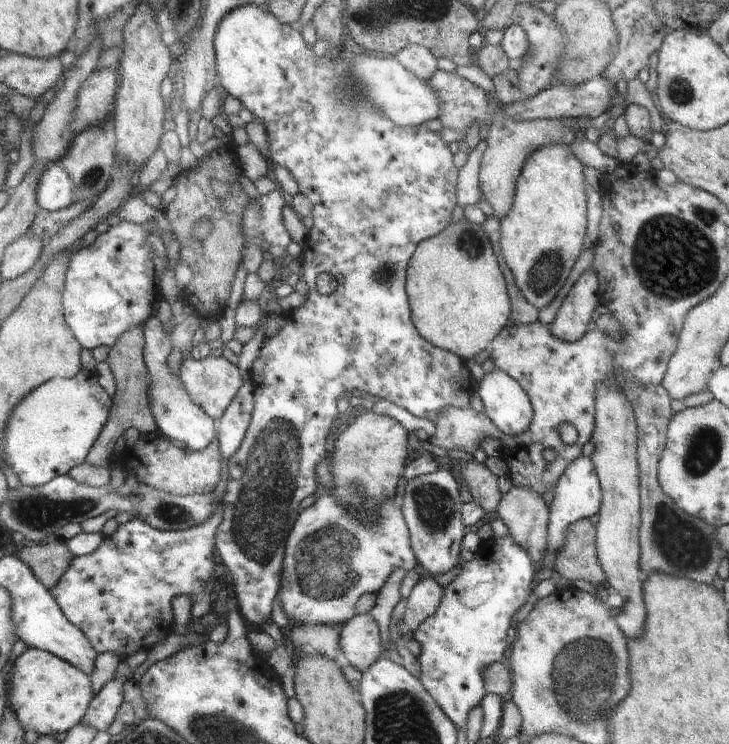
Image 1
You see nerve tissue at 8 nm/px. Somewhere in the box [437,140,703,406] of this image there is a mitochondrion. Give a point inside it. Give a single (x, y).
(547, 271)

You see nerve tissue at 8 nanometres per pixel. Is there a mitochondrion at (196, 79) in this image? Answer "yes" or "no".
no

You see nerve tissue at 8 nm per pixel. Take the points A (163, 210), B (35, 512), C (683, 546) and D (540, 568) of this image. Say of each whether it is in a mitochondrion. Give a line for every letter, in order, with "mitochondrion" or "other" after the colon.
A: other
B: mitochondrion
C: mitochondrion
D: other

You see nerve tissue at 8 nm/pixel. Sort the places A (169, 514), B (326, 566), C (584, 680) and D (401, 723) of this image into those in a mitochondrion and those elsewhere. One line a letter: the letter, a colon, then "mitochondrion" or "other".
A: mitochondrion
B: mitochondrion
C: mitochondrion
D: mitochondrion

